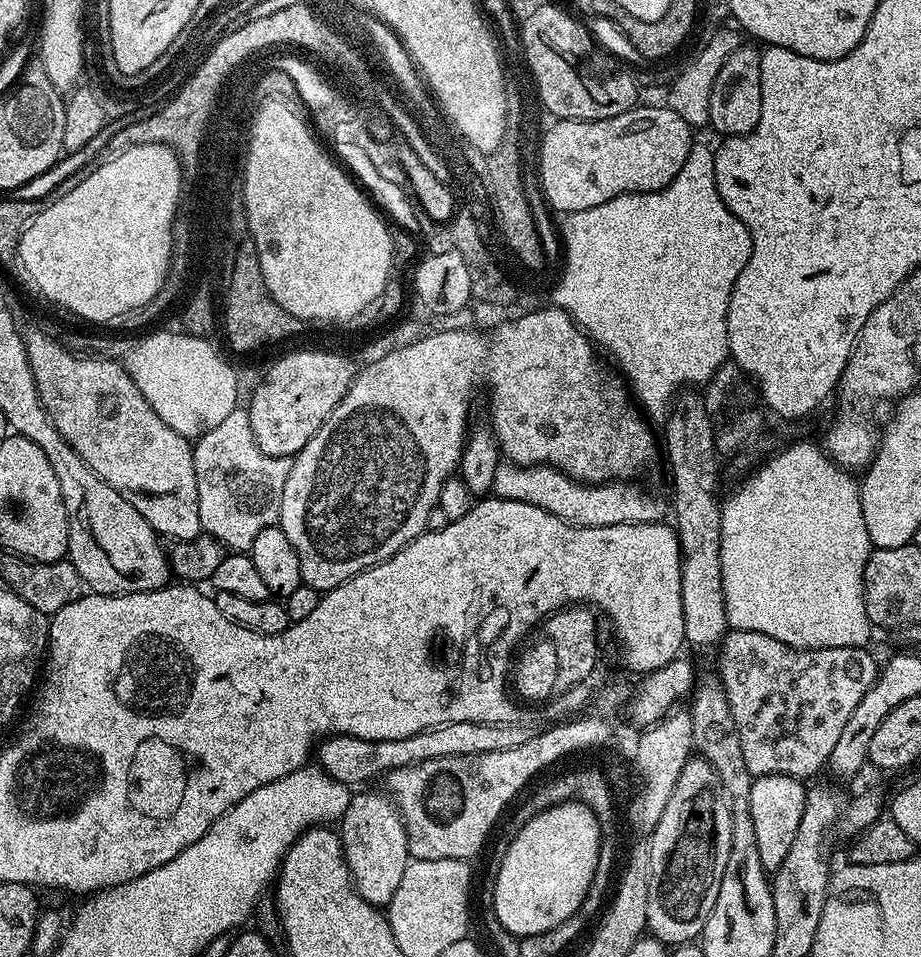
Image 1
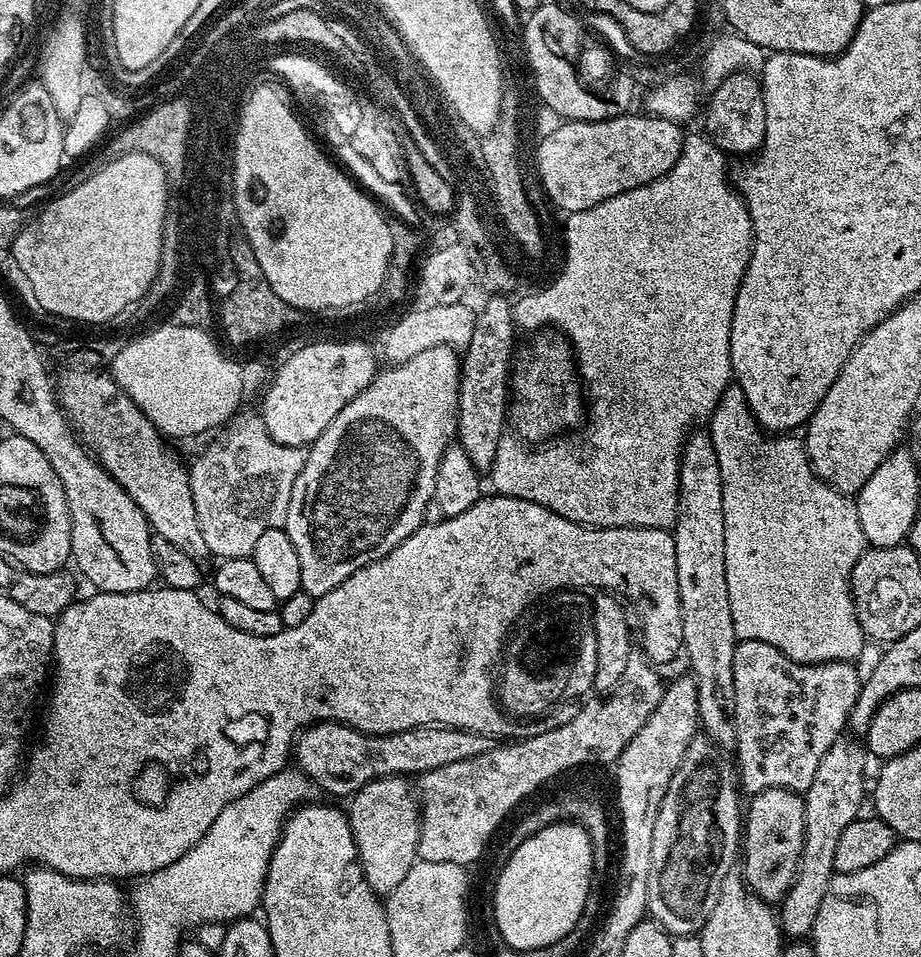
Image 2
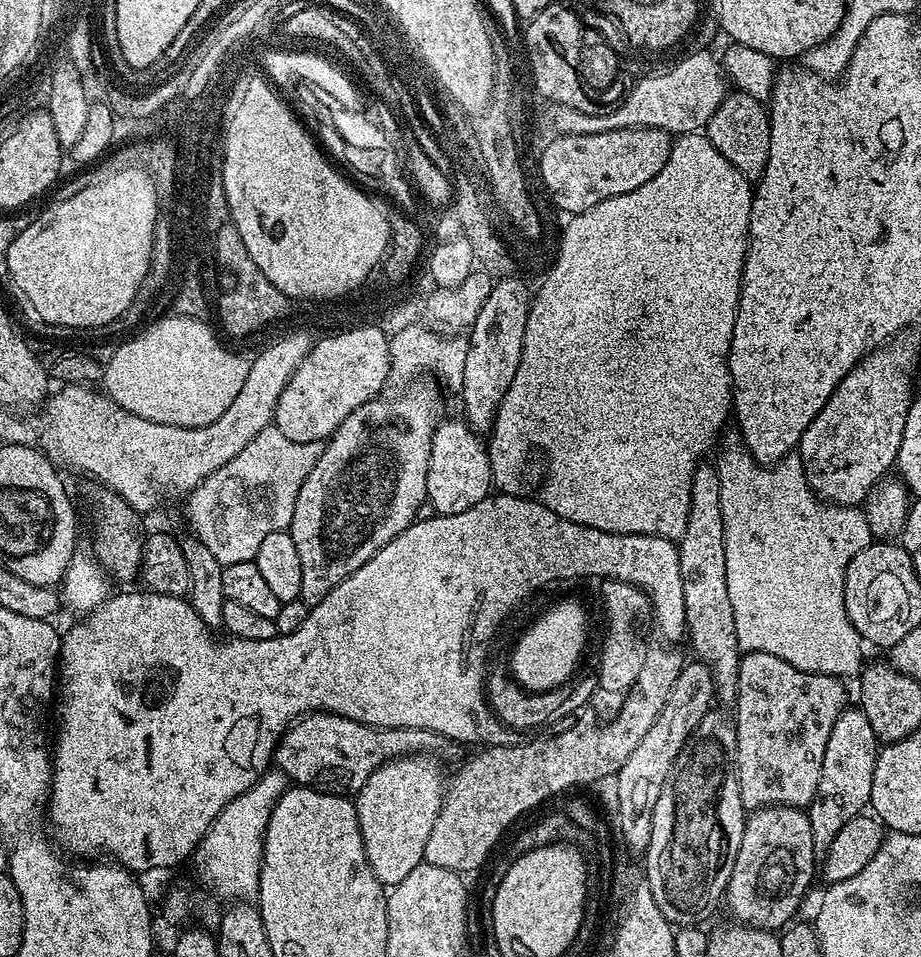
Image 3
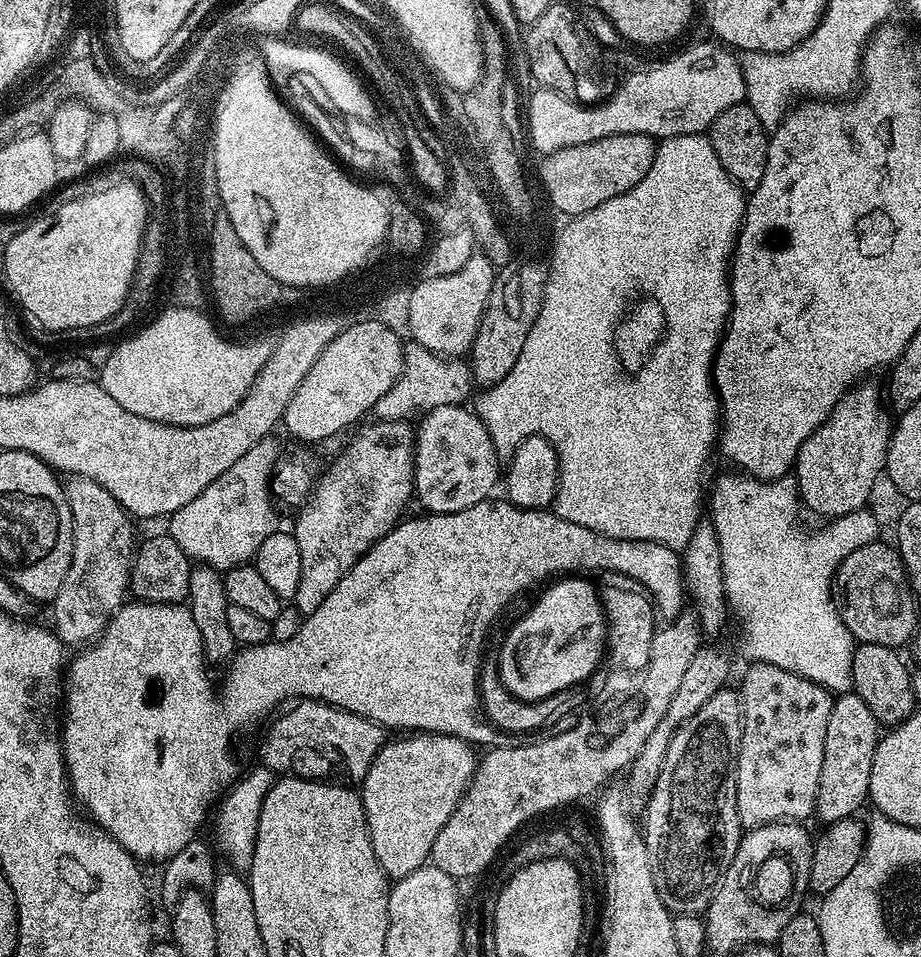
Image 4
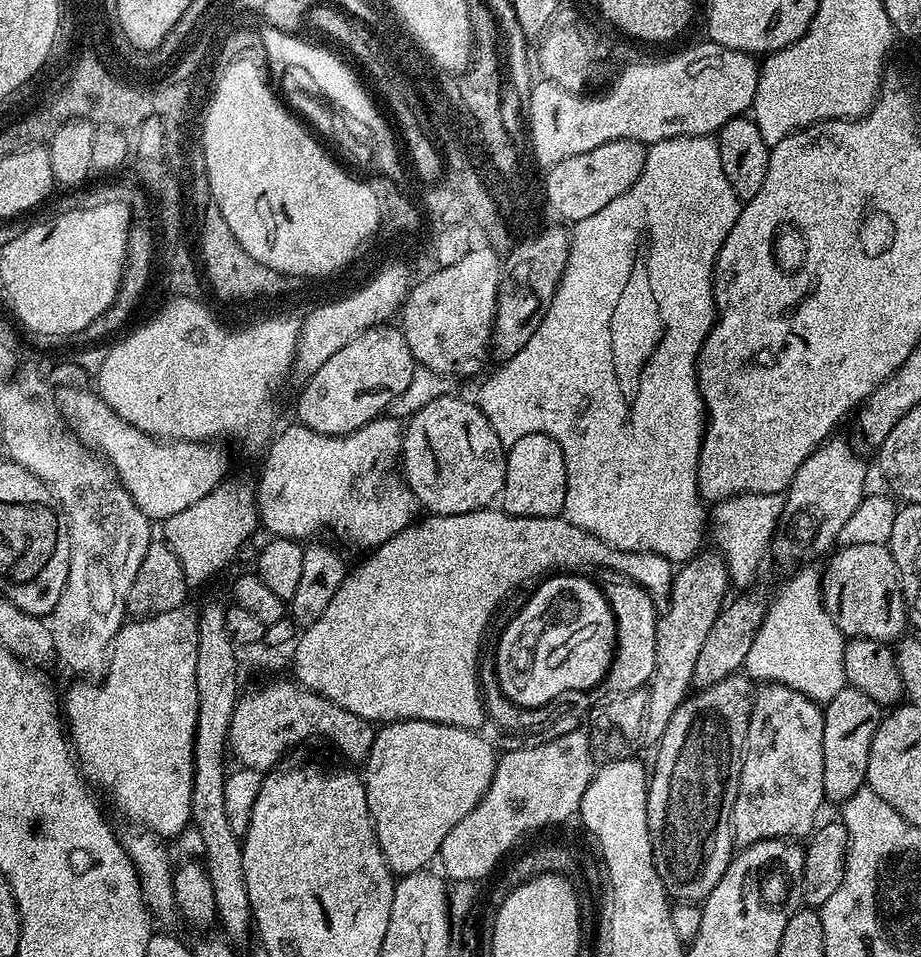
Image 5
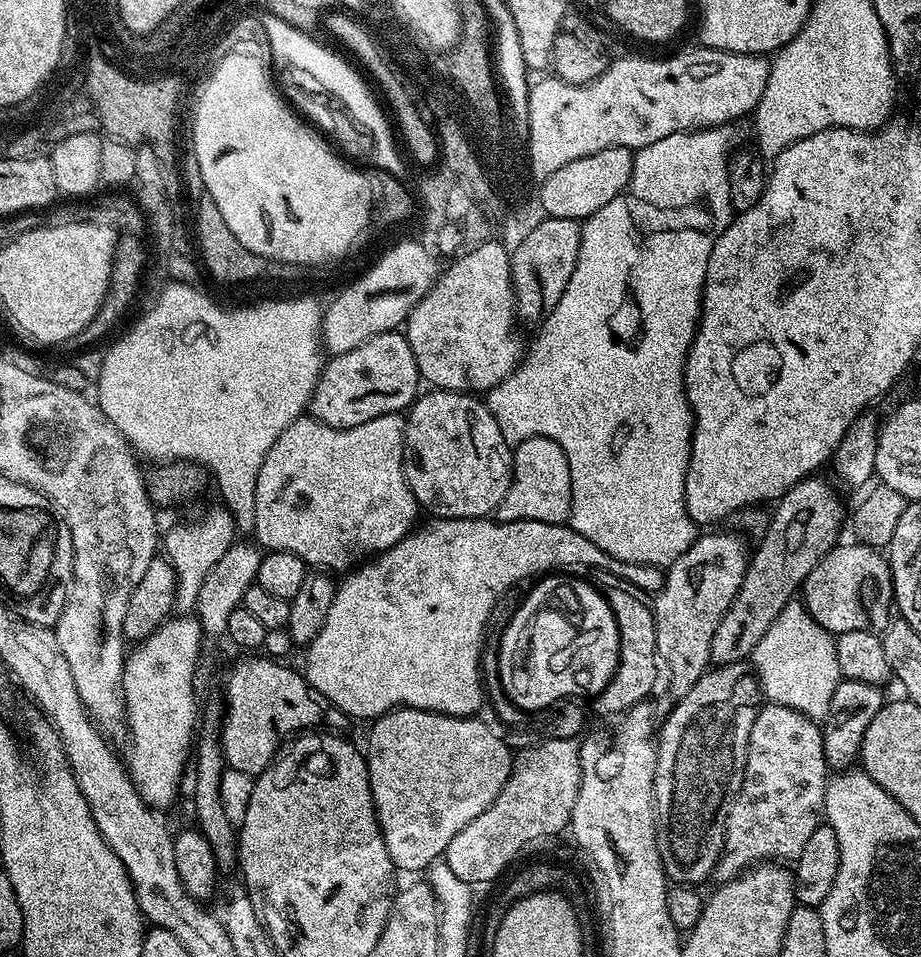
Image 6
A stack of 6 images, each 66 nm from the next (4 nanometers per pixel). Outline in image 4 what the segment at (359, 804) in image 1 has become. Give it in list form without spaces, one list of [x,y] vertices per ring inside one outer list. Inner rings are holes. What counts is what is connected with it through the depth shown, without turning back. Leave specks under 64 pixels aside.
[[[437,732],[401,736],[404,736],[401,740],[389,739],[382,746],[382,750],[378,750],[359,789],[370,830],[370,846],[374,846],[374,858],[378,858],[382,870],[393,881],[400,880],[429,863],[434,838],[438,838],[438,834],[442,834],[442,826],[450,822],[450,814],[454,814],[464,791],[472,783],[472,775],[476,772],[478,763],[477,749],[462,738],[443,736]]]

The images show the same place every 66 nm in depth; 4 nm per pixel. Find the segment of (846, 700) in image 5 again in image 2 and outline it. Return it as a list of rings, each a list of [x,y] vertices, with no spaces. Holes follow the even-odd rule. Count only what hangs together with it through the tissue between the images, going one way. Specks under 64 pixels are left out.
[[[843,736],[837,739],[826,752],[814,774],[814,782],[810,782],[804,798],[804,853],[800,859],[800,869],[796,872],[796,880],[792,888],[778,904],[778,919],[783,935],[788,938],[804,938],[811,933],[818,910],[822,906],[822,898],[830,886],[836,872],[834,866],[834,849],[838,846],[838,838],[842,838],[842,830],[850,826],[861,815],[860,807],[864,804],[864,770],[866,768],[865,749],[855,739]]]

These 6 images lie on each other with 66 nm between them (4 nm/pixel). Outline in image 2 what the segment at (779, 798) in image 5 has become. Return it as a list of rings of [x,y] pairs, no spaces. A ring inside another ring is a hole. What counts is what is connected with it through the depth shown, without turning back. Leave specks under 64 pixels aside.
[[[741,640],[734,650],[734,710],[736,711],[736,746],[734,749],[734,764],[738,769],[738,784],[748,794],[755,794],[762,790],[781,788],[801,794],[807,792],[810,782],[814,782],[814,774],[819,762],[825,757],[826,752],[834,742],[845,735],[850,710],[854,710],[854,702],[860,693],[862,683],[861,673],[856,673],[857,665],[846,660],[835,660],[834,662],[822,662],[821,664],[799,664],[794,662],[782,650],[770,646],[761,640]]]

